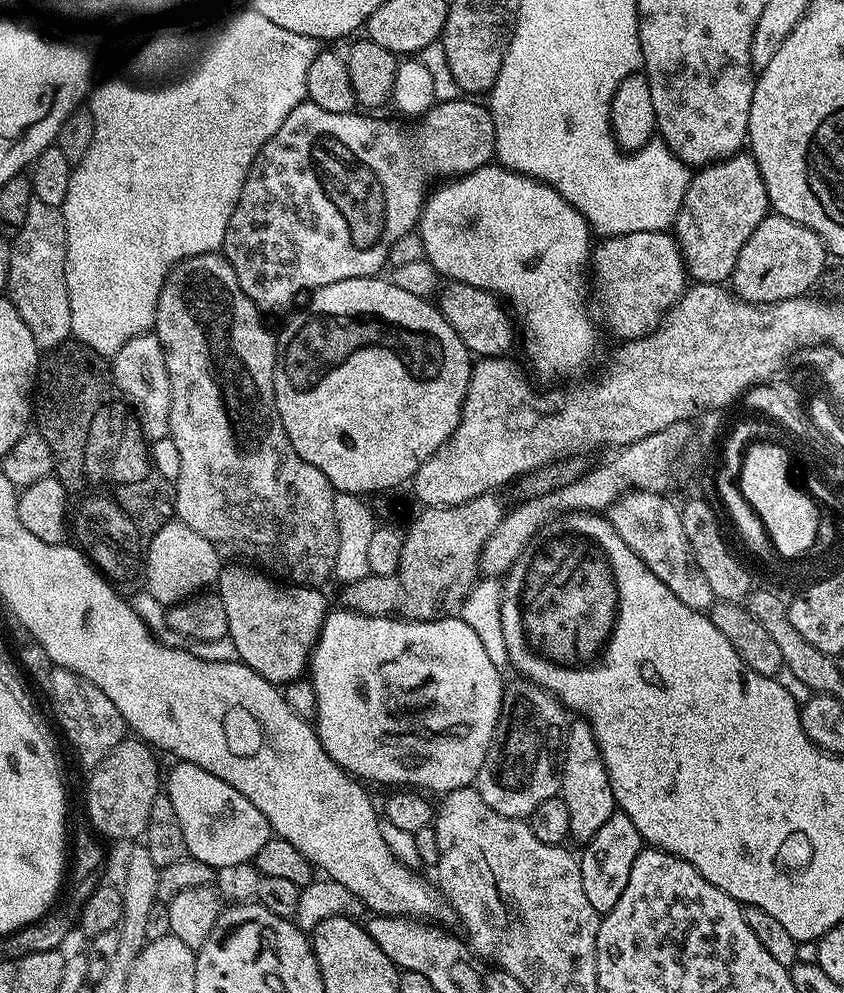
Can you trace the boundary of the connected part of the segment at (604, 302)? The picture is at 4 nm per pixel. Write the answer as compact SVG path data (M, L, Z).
M631 232L621 236L605 236L590 253L590 284L594 289L594 300L604 311L604 320L621 341L637 340L652 332L665 314L680 301L690 277L680 255L680 245L675 235L668 232Z

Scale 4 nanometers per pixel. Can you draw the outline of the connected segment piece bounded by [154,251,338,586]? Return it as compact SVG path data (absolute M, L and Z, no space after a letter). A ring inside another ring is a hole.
M219 251L207 252L191 256L183 260L168 273L168 280L162 286L162 294L158 298L156 307L156 322L154 334L162 342L166 354L166 366L170 374L170 430L174 446L178 446L178 454L182 454L182 470L174 481L176 494L175 519L181 520L190 530L198 530L202 538L215 544L216 551L221 557L232 562L247 562L273 577L284 582L291 582L296 586L320 586L324 579L329 579L334 570L334 558L338 558L338 518L334 518L334 498L337 491L332 483L318 470L318 466L310 466L294 450L286 430L282 426L282 418L278 414L276 405L276 391L274 390L274 374L276 373L277 337L268 333L264 325L265 317L254 302L238 286L238 274L234 274L234 266Z

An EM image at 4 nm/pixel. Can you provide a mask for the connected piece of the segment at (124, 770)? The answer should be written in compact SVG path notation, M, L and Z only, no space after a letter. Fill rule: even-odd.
M126 738L98 767L91 769L88 816L92 819L91 827L101 837L129 842L143 837L150 818L150 805L162 792L162 768L160 772L155 755L157 753L143 740Z

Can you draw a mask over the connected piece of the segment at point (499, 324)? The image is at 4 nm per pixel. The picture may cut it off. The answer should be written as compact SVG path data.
M448 282L441 287L438 293L438 307L440 313L446 318L446 322L454 326L458 338L462 338L468 351L477 357L504 356L511 353L508 351L511 350L515 340L517 343L518 328L509 309L491 292L469 284Z

